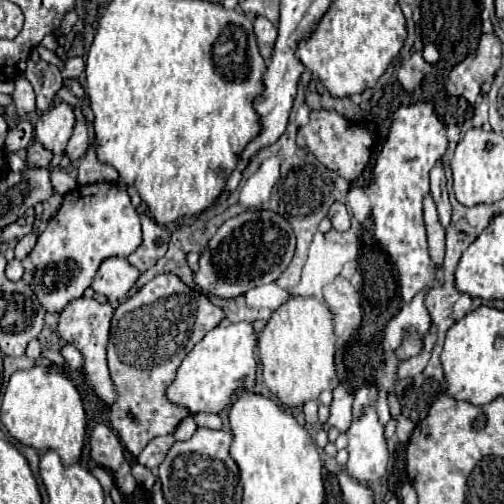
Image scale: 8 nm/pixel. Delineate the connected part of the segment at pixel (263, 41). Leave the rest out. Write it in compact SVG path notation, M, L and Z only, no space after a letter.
M258 16L254 20L254 32L258 38L258 48L262 52L262 58L268 62L272 48L274 48L274 42L276 42L276 36L278 36L278 30L270 20L266 20L264 16Z

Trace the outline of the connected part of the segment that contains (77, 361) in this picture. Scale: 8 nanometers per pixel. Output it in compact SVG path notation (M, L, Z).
M66 344L64 348L60 348L60 354L62 354L62 358L66 360L66 364L68 364L72 370L82 368L82 354L80 354L72 344Z

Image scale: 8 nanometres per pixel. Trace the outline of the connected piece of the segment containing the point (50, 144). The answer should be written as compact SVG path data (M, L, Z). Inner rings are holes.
M60 102L54 104L50 110L42 112L40 120L36 122L34 134L36 140L54 152L54 156L60 156L72 136L76 124L76 116L74 116L74 108L68 102Z

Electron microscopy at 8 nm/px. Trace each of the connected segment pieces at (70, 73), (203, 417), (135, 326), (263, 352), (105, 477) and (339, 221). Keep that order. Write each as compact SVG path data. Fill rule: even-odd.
M74 56L70 60L66 60L66 68L64 68L64 78L78 78L78 74L84 72L84 58L82 56Z
M198 412L198 414L194 414L194 420L198 426L204 426L204 428L222 428L222 420L216 414Z
M160 274L154 280L150 280L146 286L142 286L136 294L132 294L128 300L124 300L114 316L110 326L110 342L108 342L108 366L110 376L118 388L118 400L110 408L110 426L118 432L122 444L126 450L136 457L142 448L156 436L172 434L176 426L190 414L186 408L178 404L170 404L166 396L166 388L172 384L176 370L180 362L186 358L186 354L200 342L212 328L216 328L224 318L222 308L214 306L206 294L198 292L196 288L186 286L178 276L174 274Z
M310 296L288 300L274 310L268 326L260 332L258 356L266 386L286 408L298 408L308 400L318 400L322 390L334 390L340 382L334 368L334 346L334 316L326 302Z
M98 465L93 469L92 473L100 482L104 493L108 494L115 485L112 473L108 469Z
M334 202L334 204L330 206L328 218L332 220L334 230L344 232L344 230L348 230L348 228L350 228L350 212L348 212L348 208L346 208L346 204L344 204L344 202Z

